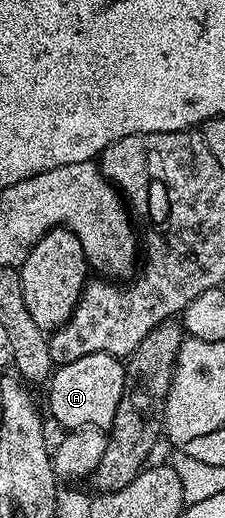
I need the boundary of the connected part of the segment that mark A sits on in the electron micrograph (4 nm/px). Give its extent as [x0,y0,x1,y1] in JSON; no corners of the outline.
[47,352,127,431]

